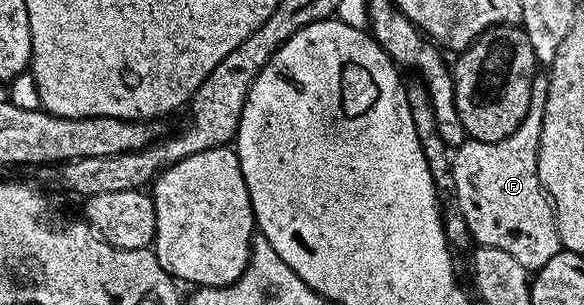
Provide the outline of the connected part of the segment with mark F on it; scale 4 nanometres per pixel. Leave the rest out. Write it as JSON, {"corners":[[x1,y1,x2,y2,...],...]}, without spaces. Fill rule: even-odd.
{"corners":[[537,75,532,80,532,102,528,114,518,131,498,143,465,139,462,144,455,146,453,153,456,154,452,157,452,185,456,188,456,205,460,208,460,217,468,228,467,236,477,246,496,247,498,250,509,252,530,273,545,266,562,249,556,230,556,210,552,208,551,200,538,179,538,147,547,94,547,76]]}

